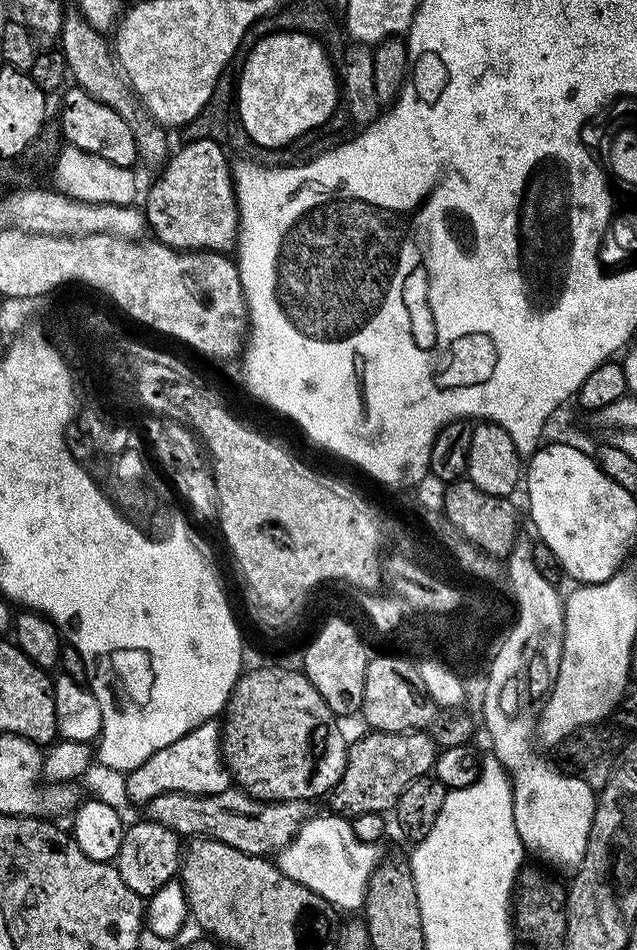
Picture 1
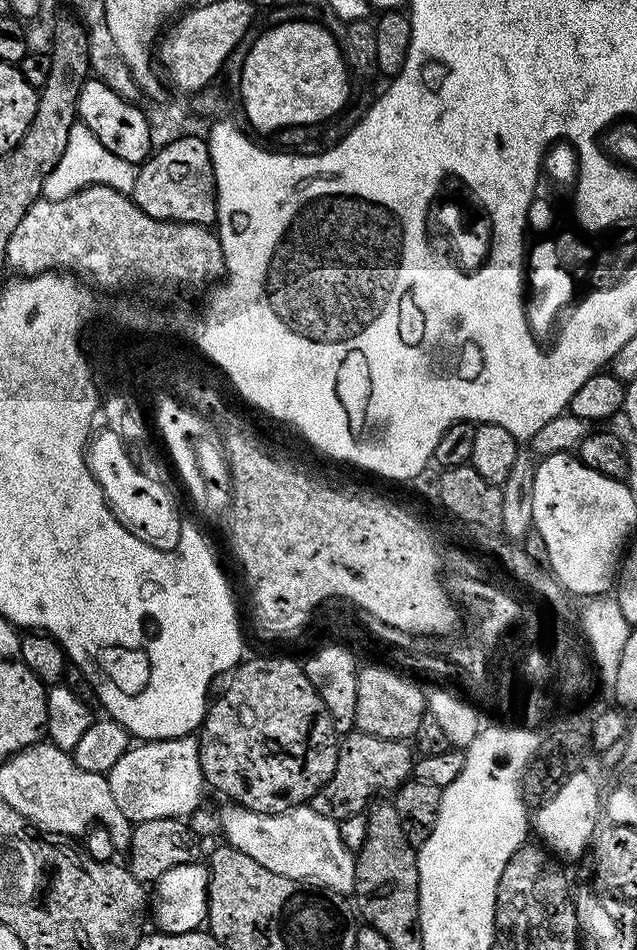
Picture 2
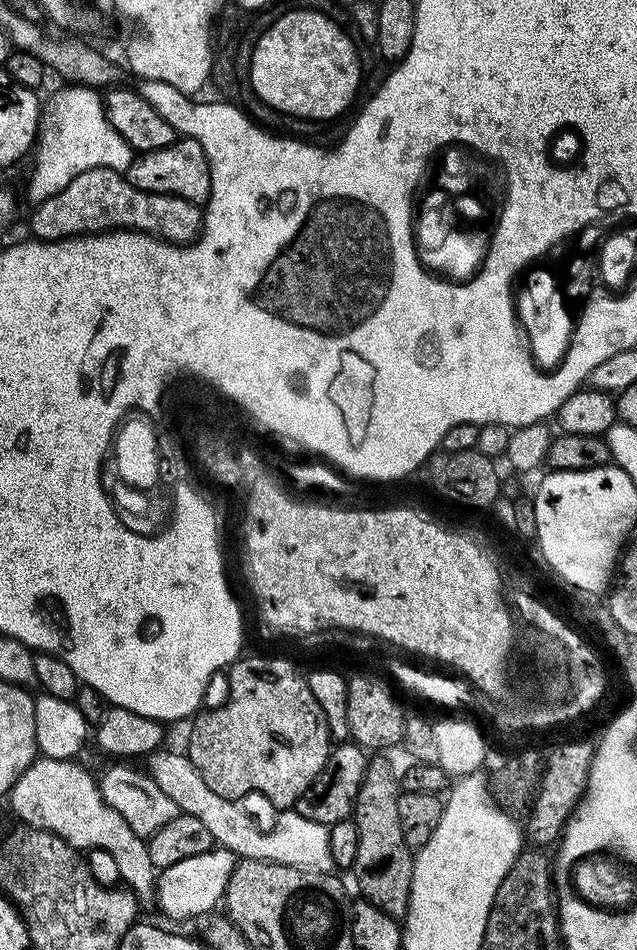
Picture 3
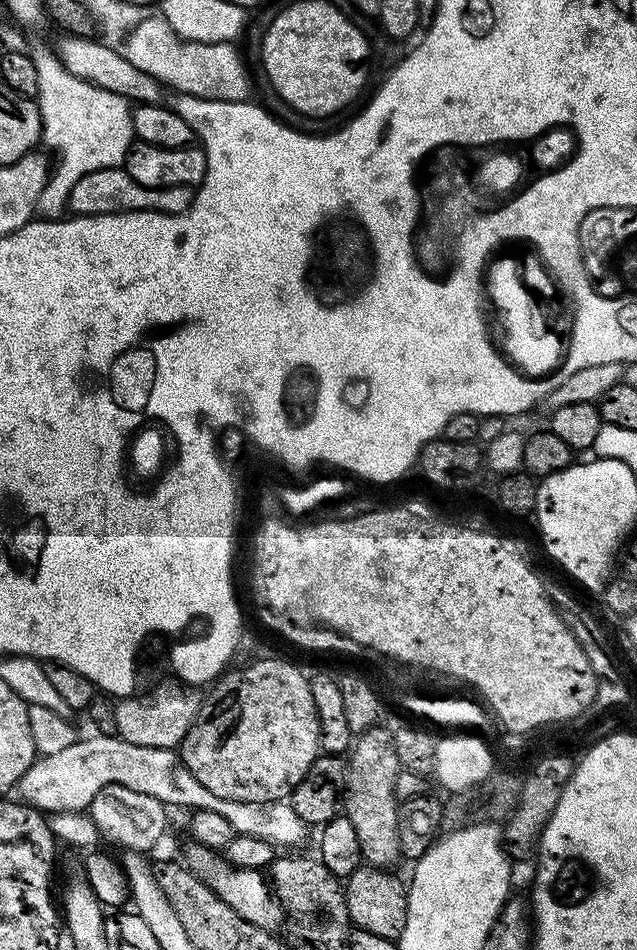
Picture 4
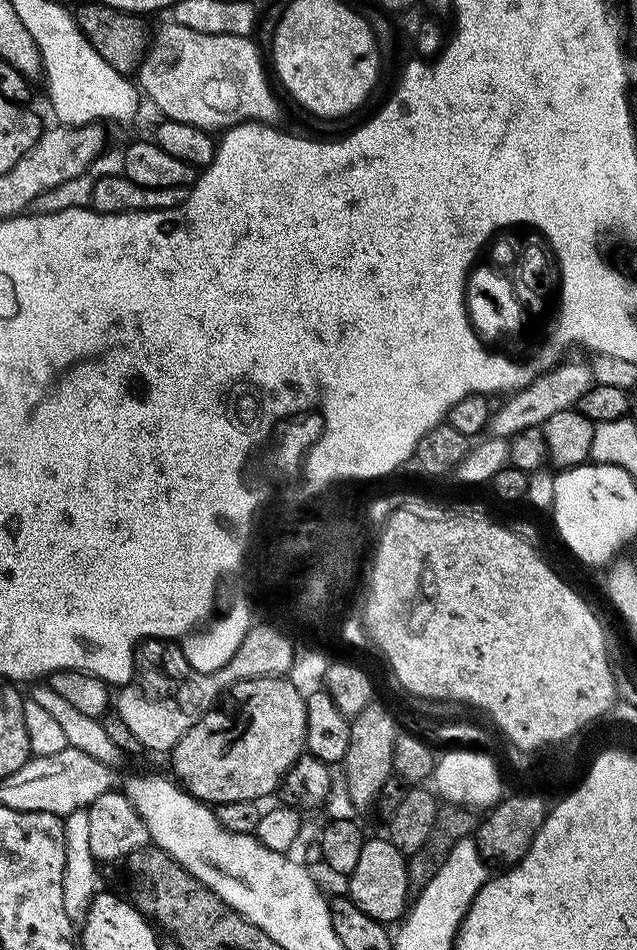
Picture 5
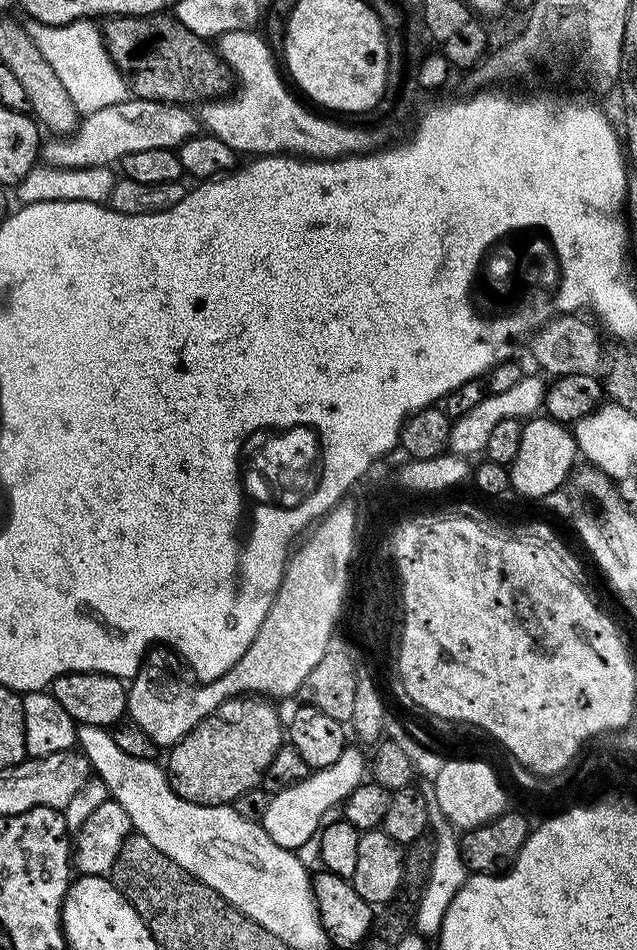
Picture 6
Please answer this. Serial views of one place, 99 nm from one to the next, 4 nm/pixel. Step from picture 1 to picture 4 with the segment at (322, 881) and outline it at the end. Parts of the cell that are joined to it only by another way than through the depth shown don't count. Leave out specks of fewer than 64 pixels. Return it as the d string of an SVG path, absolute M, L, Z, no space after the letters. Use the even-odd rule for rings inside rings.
M91 734L85 738L77 738L74 746L62 750L59 754L40 756L22 774L18 785L19 799L23 803L40 809L45 814L58 812L84 812L91 809L98 790L111 784L126 786L130 790L138 790L138 794L150 794L150 798L158 798L165 806L177 804L187 810L214 810L214 814L222 814L226 822L230 822L233 833L252 836L255 839L279 846L284 850L296 850L310 832L309 825L294 814L291 803L273 802L263 806L246 802L230 802L226 798L217 798L210 794L190 770L180 761L179 755L171 748L151 748L150 746L134 746L121 740L119 736L102 736Z

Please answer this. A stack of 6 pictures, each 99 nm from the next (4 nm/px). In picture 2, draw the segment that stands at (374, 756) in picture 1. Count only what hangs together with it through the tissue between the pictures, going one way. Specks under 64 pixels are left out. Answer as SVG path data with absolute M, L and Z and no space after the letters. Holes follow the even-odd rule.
M359 730L347 733L340 740L334 774L330 774L330 782L326 782L313 794L310 807L337 822L361 815L379 797L376 796L379 792L395 793L412 776L414 752L408 747L405 741L378 738Z

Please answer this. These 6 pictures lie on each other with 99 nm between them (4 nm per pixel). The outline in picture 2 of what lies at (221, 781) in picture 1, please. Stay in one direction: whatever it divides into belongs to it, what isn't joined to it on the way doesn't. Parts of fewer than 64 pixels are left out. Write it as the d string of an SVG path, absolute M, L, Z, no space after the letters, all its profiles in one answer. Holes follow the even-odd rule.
M195 735L181 736L179 740L133 743L106 775L118 810L122 810L133 825L154 818L188 818L203 805L202 792L206 785L201 773L199 739Z

